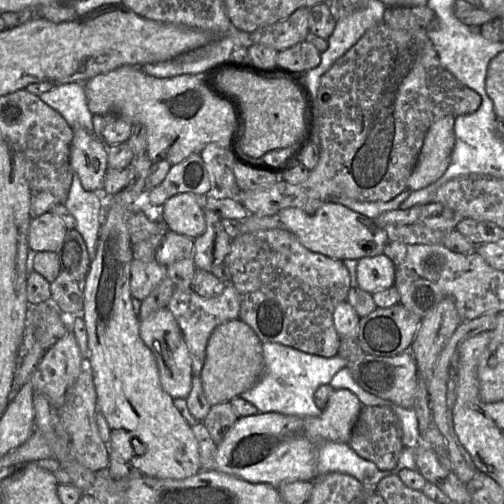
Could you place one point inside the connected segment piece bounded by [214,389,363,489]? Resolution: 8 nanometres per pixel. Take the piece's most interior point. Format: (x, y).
(273, 448)

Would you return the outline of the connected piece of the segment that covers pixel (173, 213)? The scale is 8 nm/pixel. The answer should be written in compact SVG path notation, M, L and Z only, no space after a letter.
M191 193L175 195L153 212L159 213L159 219L168 231L195 239L206 229L204 210Z

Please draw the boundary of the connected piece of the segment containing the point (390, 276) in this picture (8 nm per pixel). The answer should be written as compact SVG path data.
M386 255L363 257L357 263L357 281L359 288L373 294L390 288L395 282L395 266Z

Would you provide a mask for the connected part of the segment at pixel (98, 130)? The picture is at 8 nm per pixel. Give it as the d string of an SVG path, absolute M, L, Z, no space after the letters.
M84 83L54 84L54 87L38 96L57 111L75 130L83 128L101 138L103 118L88 109Z

